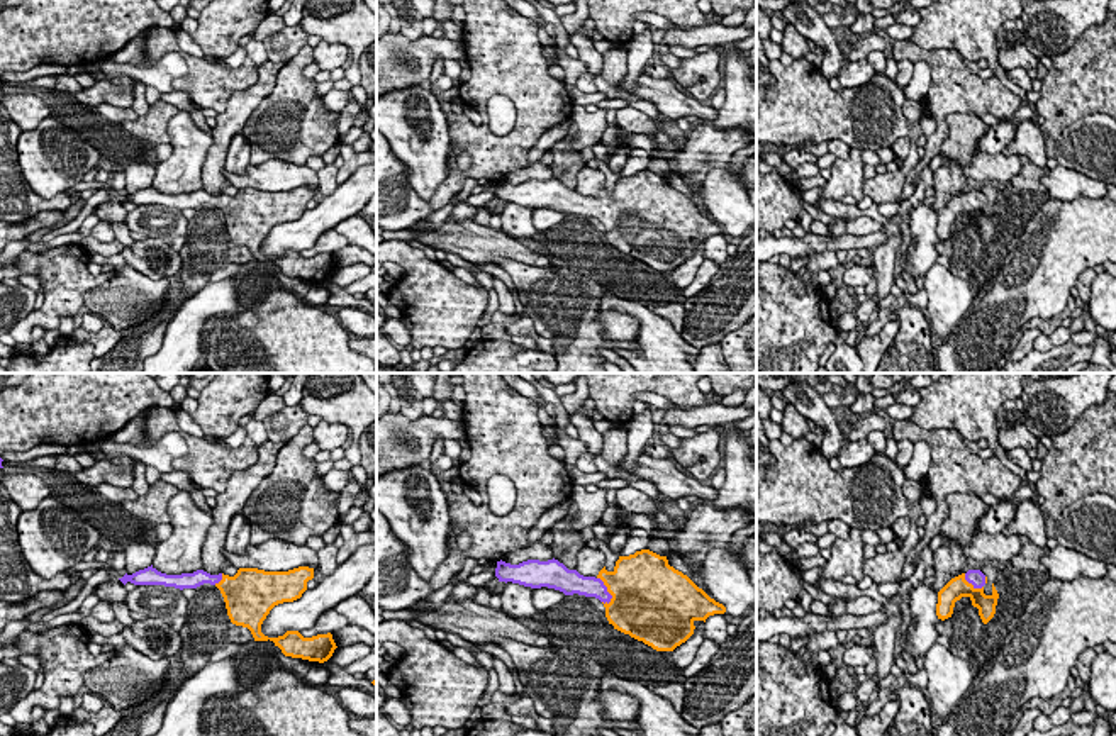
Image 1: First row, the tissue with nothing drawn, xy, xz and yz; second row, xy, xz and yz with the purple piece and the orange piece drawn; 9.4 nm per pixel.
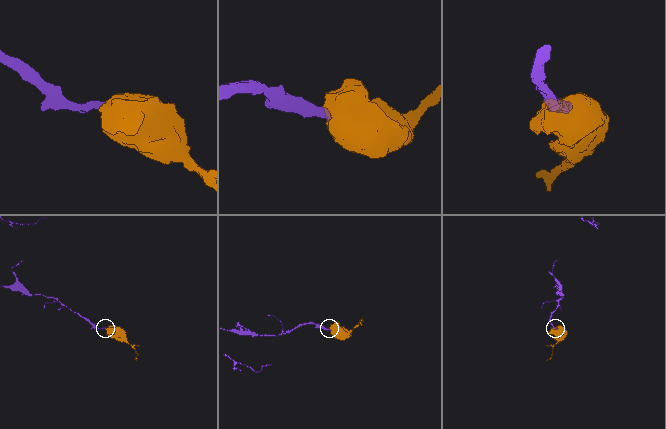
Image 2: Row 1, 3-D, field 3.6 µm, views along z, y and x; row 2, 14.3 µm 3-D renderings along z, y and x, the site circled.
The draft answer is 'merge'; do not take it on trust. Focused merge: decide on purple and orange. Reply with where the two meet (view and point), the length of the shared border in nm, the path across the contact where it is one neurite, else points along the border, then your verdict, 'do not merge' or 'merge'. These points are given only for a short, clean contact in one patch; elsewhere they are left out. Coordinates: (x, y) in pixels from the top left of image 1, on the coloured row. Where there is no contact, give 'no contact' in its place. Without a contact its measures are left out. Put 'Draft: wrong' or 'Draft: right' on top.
Draft: right
contact xz (606, 591); length 280 nm; way xz (584, 585), (606, 591), (631, 584); merge

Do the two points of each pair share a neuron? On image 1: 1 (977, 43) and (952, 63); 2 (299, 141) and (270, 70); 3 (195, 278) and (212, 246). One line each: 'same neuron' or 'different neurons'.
1: different neurons
2: different neurons
3: same neuron

